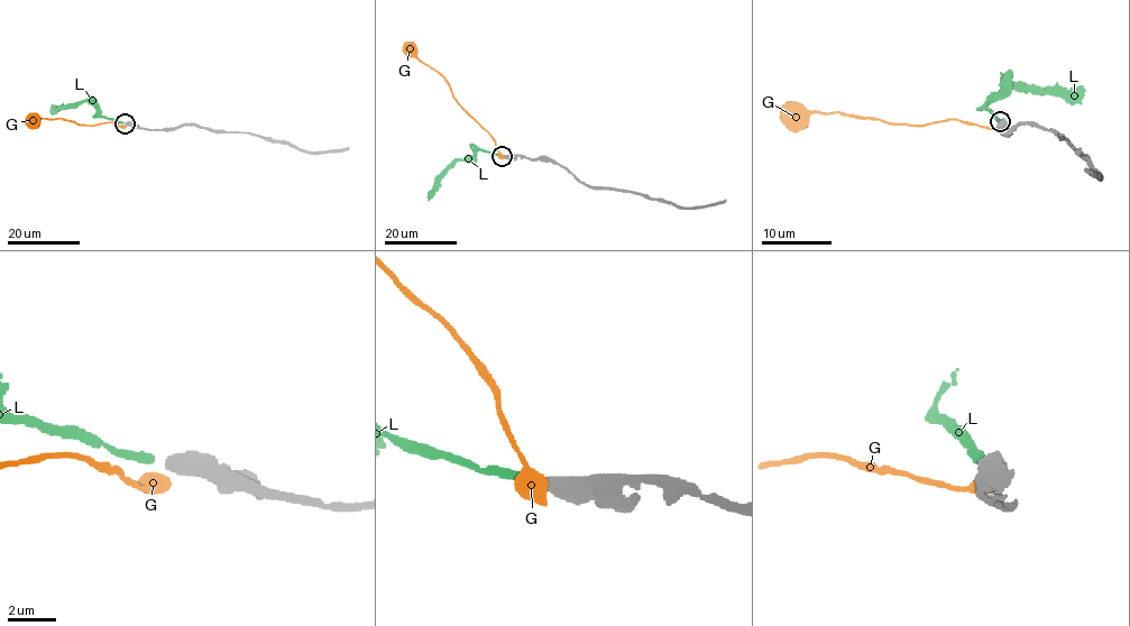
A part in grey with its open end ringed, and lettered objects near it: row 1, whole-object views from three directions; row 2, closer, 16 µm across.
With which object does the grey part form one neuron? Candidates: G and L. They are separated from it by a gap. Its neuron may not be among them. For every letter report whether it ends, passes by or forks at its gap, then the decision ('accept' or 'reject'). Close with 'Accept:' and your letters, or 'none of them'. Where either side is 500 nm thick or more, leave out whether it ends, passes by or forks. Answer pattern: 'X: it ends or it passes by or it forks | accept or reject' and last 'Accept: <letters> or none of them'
G: reject
L: accept
Accept: L

